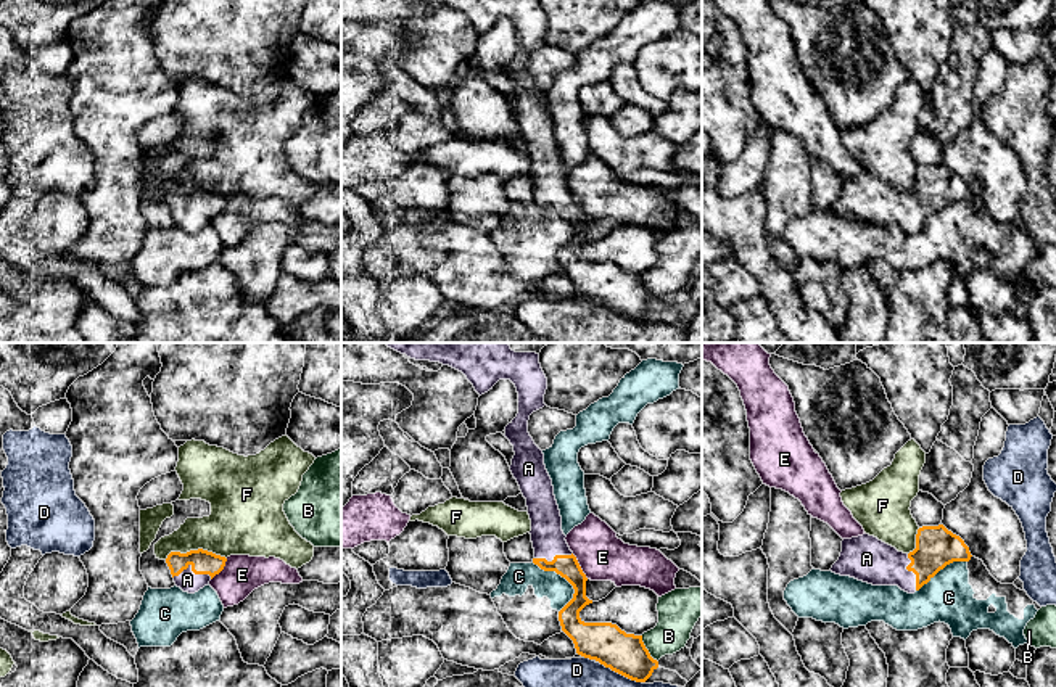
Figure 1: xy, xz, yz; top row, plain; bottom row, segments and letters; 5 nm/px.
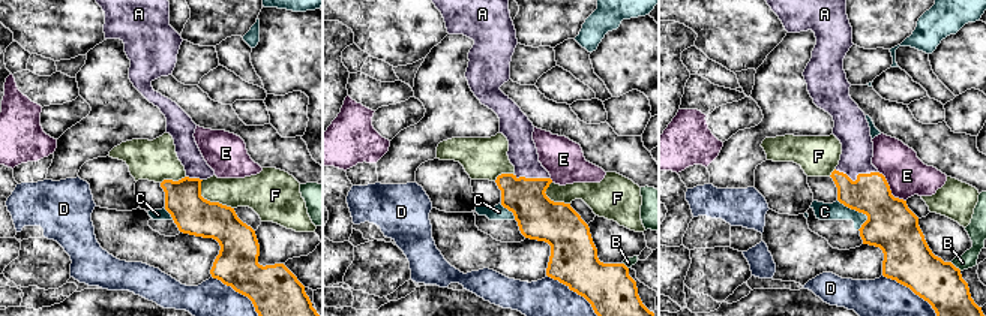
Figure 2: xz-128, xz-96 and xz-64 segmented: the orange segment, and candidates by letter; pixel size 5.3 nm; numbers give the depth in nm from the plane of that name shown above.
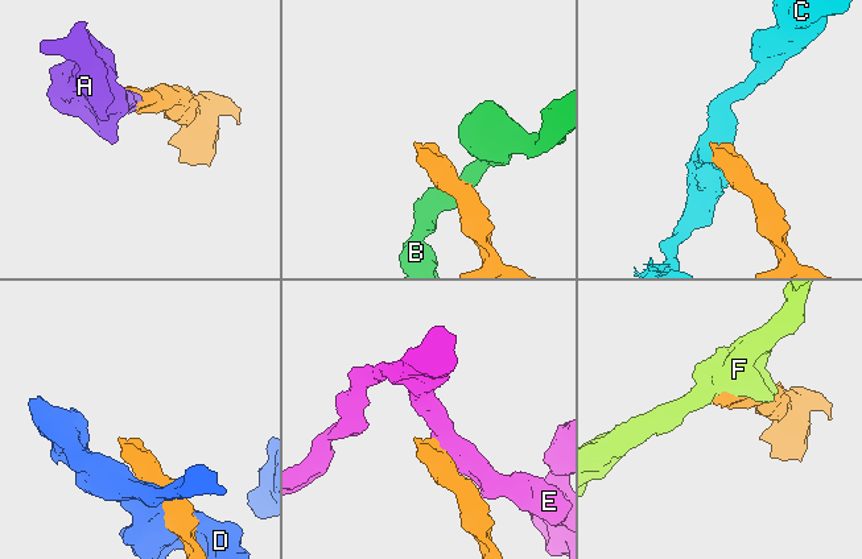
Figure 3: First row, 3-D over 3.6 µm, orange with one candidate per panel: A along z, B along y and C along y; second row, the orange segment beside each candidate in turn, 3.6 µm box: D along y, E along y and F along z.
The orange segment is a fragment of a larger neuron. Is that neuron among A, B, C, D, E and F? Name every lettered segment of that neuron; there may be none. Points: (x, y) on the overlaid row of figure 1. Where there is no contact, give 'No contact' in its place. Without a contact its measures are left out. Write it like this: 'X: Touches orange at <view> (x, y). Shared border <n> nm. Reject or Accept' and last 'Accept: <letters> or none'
A: Touches orange at xy (192, 570). Shared border 200 nm. Accept
B: Touches orange at xz (646, 649). Shared border 160 nm. Reject
C: Touches orange at xz (565, 578). Shared border 300 nm. Reject
D: Touches orange at xz (620, 673). Shared border 240 nm. Reject
E: Touches orange at xz (580, 567). Shared border 150 nm. Reject
F: Touches orange at xy (195, 551). Shared border 320 nm. Reject
Accept: A

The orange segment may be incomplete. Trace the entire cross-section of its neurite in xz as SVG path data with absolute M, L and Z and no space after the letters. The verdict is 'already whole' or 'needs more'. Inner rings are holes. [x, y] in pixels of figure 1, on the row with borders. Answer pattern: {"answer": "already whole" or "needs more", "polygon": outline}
{"answer": "needs more", "polygon": "M385 343L415 360L430 360L462 372L481 396L499 380L510 380L518 393L518 413L505 426L514 446L510 471L526 499L531 520L533 563L555 571L575 589L573 599L559 611L562 631L573 640L576 653L605 668L646 682L658 668L642 636L626 634L612 623L584 623L580 611L592 603L586 597L586 574L570 550L562 531L562 516L554 496L544 454L528 433L530 415L544 404L547 378L536 352L515 352L509 343Z"}

